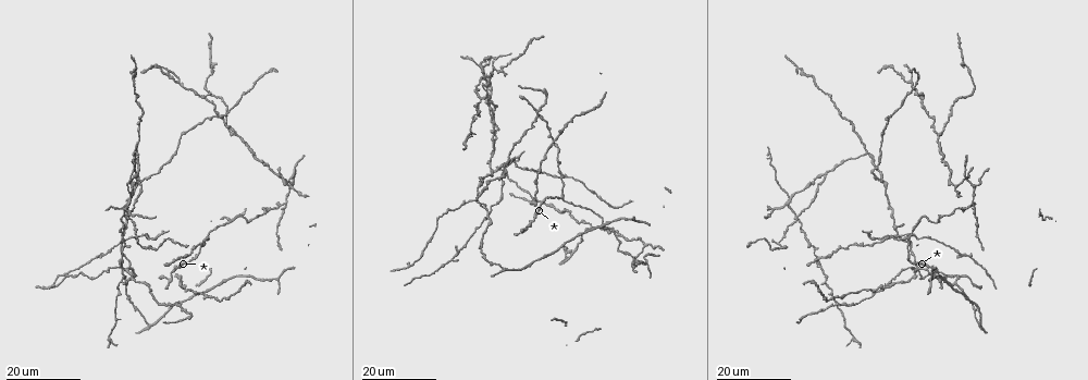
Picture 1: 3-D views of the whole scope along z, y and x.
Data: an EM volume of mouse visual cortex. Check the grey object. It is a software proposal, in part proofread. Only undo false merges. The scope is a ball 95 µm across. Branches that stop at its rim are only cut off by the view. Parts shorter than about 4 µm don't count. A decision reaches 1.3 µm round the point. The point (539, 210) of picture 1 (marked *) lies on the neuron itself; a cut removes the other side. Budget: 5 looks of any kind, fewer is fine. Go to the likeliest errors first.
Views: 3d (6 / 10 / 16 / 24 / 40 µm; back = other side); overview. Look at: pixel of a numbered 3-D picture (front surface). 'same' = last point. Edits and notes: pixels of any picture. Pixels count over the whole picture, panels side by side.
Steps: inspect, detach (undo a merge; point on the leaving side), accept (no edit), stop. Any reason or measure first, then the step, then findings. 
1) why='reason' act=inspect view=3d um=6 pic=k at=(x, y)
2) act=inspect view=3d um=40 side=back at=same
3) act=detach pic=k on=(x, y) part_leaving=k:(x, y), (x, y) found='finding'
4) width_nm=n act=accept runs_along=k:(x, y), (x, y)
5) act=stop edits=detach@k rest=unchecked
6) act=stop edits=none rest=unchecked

why='three arms meet' act=inspect view=3d um=16 pic=1 at=(131, 196)

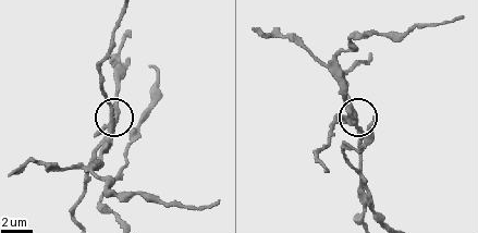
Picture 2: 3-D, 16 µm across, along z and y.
why='closer look' act=inspect view=3d um=10 pic=2 at=(109, 125)

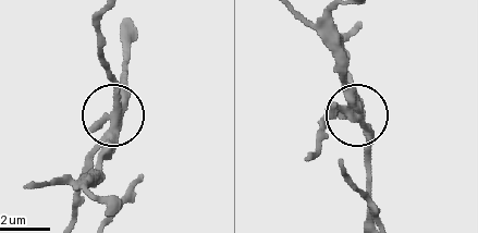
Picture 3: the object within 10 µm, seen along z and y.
side_arm_um=17 act=detach pic=3 on=(92, 159) part_leaving=3:(359, 117), (334, 110), (322, 125), (314, 156) found='two neurons meet here'

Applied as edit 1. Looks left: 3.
why='arms part here' act=inspect view=3d um=24 pic=1 at=(477, 66)

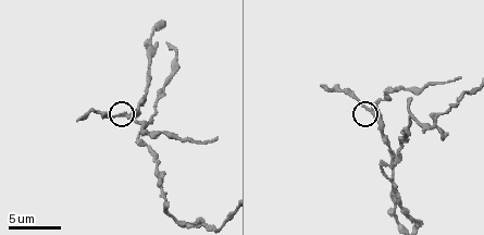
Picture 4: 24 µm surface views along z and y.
act=inspect view=3d um=10 pic=4 at=(124, 115)

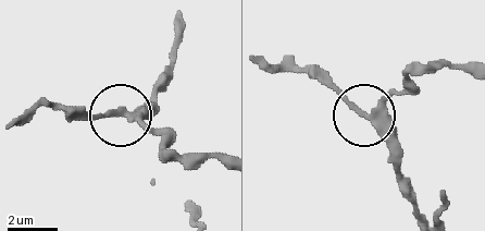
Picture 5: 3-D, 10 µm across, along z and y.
act=accept runs_along=5:(420, 218), (410, 182), (383, 132), (316, 65) found='continuous, no second neuron'

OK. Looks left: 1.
act=stop edits=detach@3 rest=unchecked

